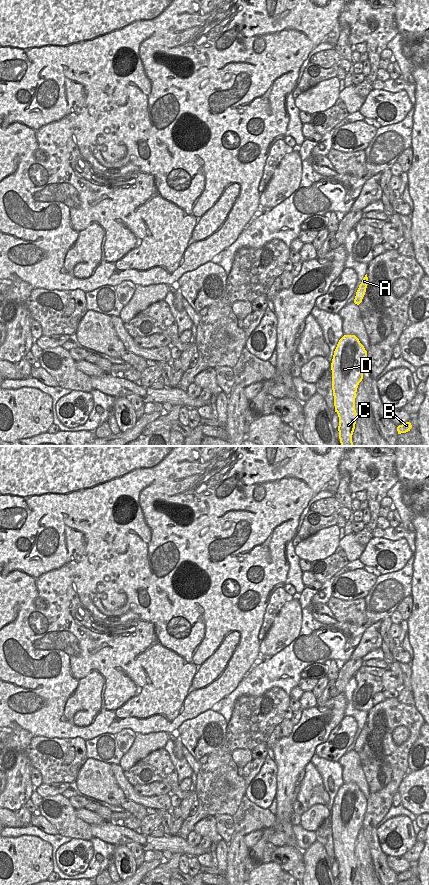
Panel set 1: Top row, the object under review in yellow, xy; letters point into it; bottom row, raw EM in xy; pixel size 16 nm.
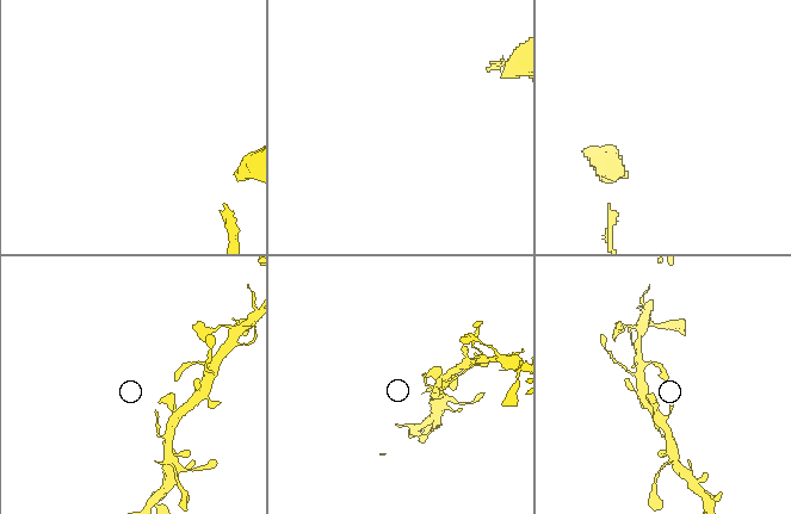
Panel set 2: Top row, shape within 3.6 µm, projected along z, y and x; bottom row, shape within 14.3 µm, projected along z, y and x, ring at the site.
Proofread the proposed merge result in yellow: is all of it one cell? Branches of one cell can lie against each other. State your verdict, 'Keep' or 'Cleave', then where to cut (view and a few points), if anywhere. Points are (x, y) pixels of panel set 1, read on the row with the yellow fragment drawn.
Keep. No split

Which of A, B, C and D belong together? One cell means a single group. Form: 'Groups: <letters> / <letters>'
Groups: A B C D

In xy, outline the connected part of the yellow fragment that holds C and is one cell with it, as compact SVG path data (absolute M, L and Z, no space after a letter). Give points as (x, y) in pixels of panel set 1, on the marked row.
M344 335L334 351L332 390L335 412L339 417L339 439L341 446L353 446L352 435L357 413L355 398L367 361L367 351L355 335Z

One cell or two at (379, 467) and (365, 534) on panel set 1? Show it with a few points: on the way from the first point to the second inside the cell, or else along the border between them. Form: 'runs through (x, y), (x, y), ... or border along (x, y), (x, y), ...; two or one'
runs through (376, 484), (373, 517); one

